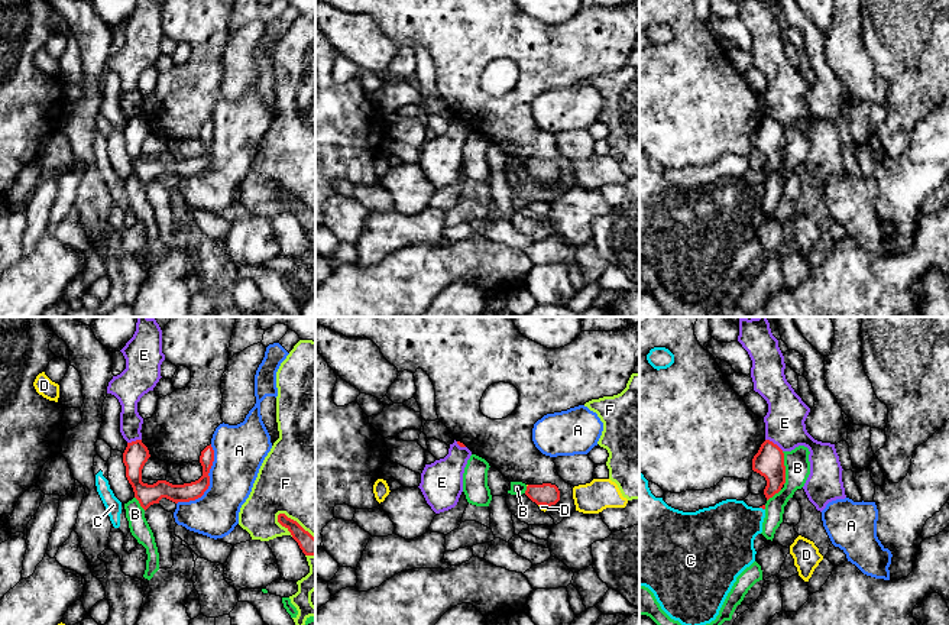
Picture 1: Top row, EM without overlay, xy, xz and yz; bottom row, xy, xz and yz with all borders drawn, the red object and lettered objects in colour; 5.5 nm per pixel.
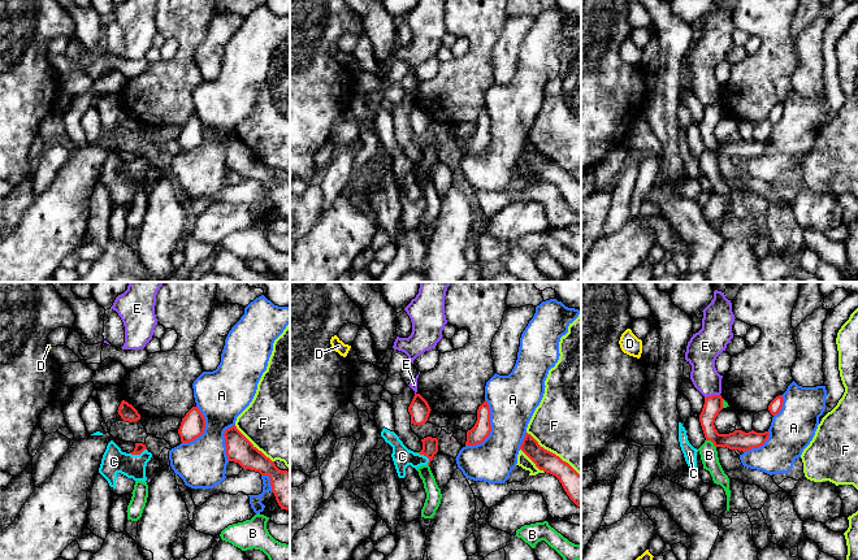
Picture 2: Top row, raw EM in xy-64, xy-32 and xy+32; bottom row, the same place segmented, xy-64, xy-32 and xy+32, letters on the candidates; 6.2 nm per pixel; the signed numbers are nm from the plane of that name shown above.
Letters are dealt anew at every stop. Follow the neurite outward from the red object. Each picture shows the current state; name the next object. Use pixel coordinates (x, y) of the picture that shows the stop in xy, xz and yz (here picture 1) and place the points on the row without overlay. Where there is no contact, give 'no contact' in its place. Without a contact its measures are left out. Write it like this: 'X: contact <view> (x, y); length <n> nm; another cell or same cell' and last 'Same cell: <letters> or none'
A: contact xy (209, 158); length 380 nm; another cell
B: contact yz (784, 143); length 180 nm; another cell
C: contact yz (763, 184); length 40 nm; same cell
D: contact xz (543, 180); length 60 nm; another cell
E: contact yz (773, 119); length 120 nm; another cell
F: contact xy (295, 197); length 260 nm; another cell
Same cell: C

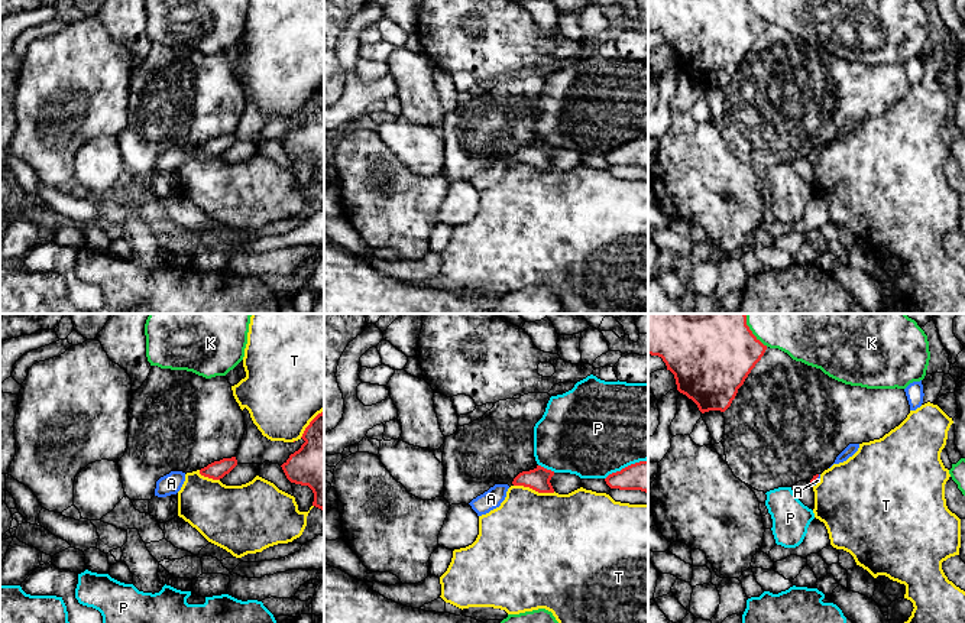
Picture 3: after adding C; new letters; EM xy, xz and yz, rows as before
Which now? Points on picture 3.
A: contact yz (816, 155); length 70 nm; same cell
K: contact yz (754, 12); length 180 nm; another cell
P: contact xz (546, 145); length 100 nm; another cell
T: contact xz (534, 165); length 240 nm; another cell
Same cell: A

